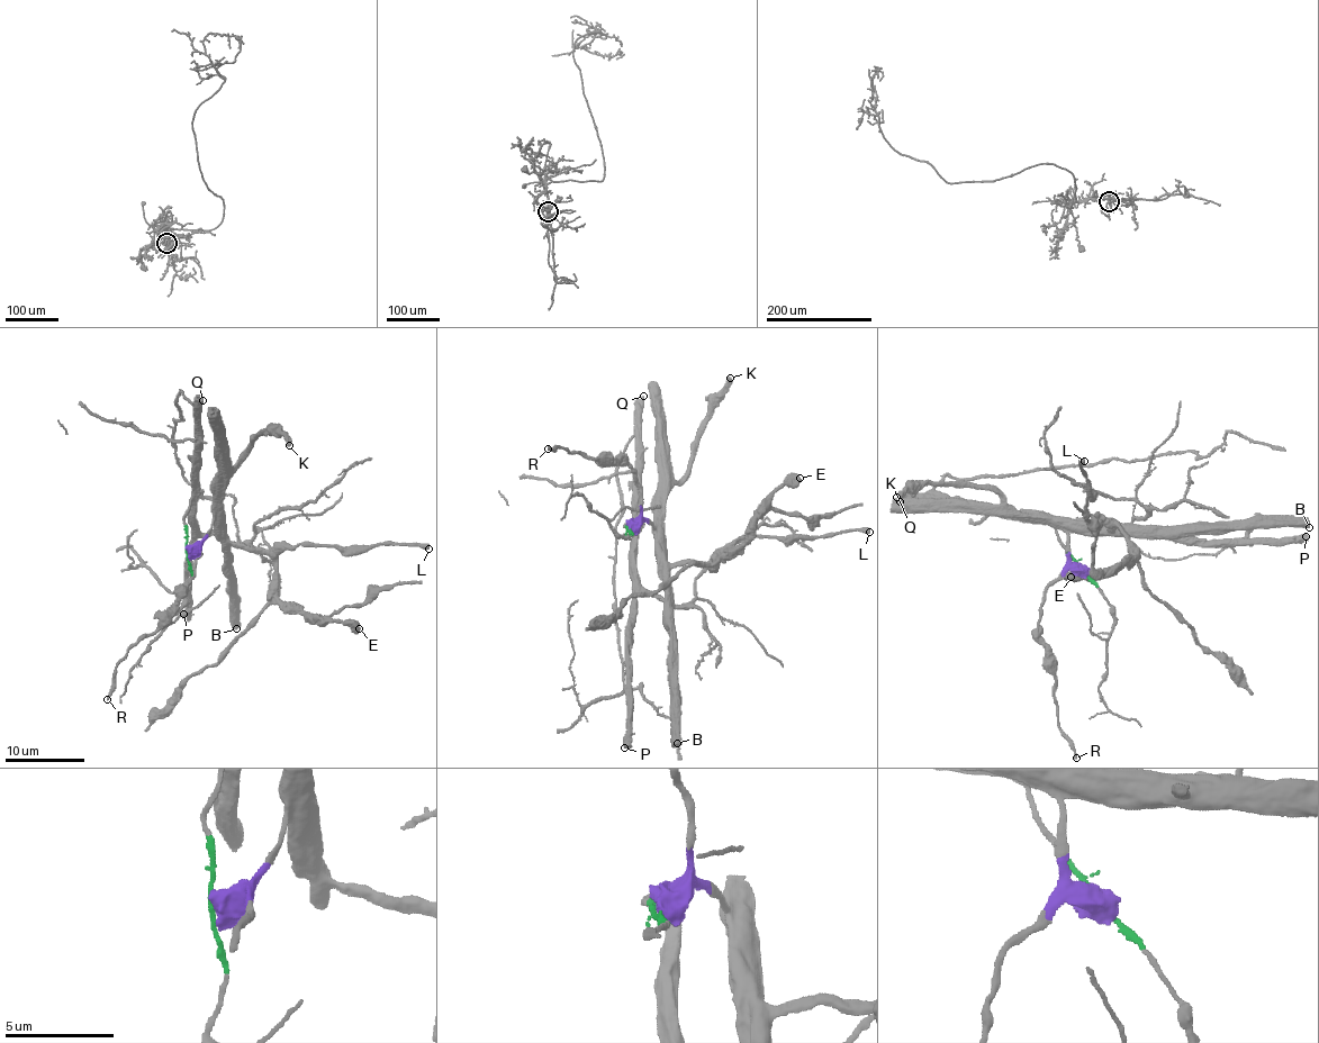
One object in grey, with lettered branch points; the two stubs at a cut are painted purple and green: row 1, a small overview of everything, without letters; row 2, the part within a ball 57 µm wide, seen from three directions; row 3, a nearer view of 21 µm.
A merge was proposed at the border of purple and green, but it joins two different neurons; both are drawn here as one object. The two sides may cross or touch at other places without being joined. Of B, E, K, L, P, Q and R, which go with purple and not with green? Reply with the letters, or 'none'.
B, E, K, L, R

